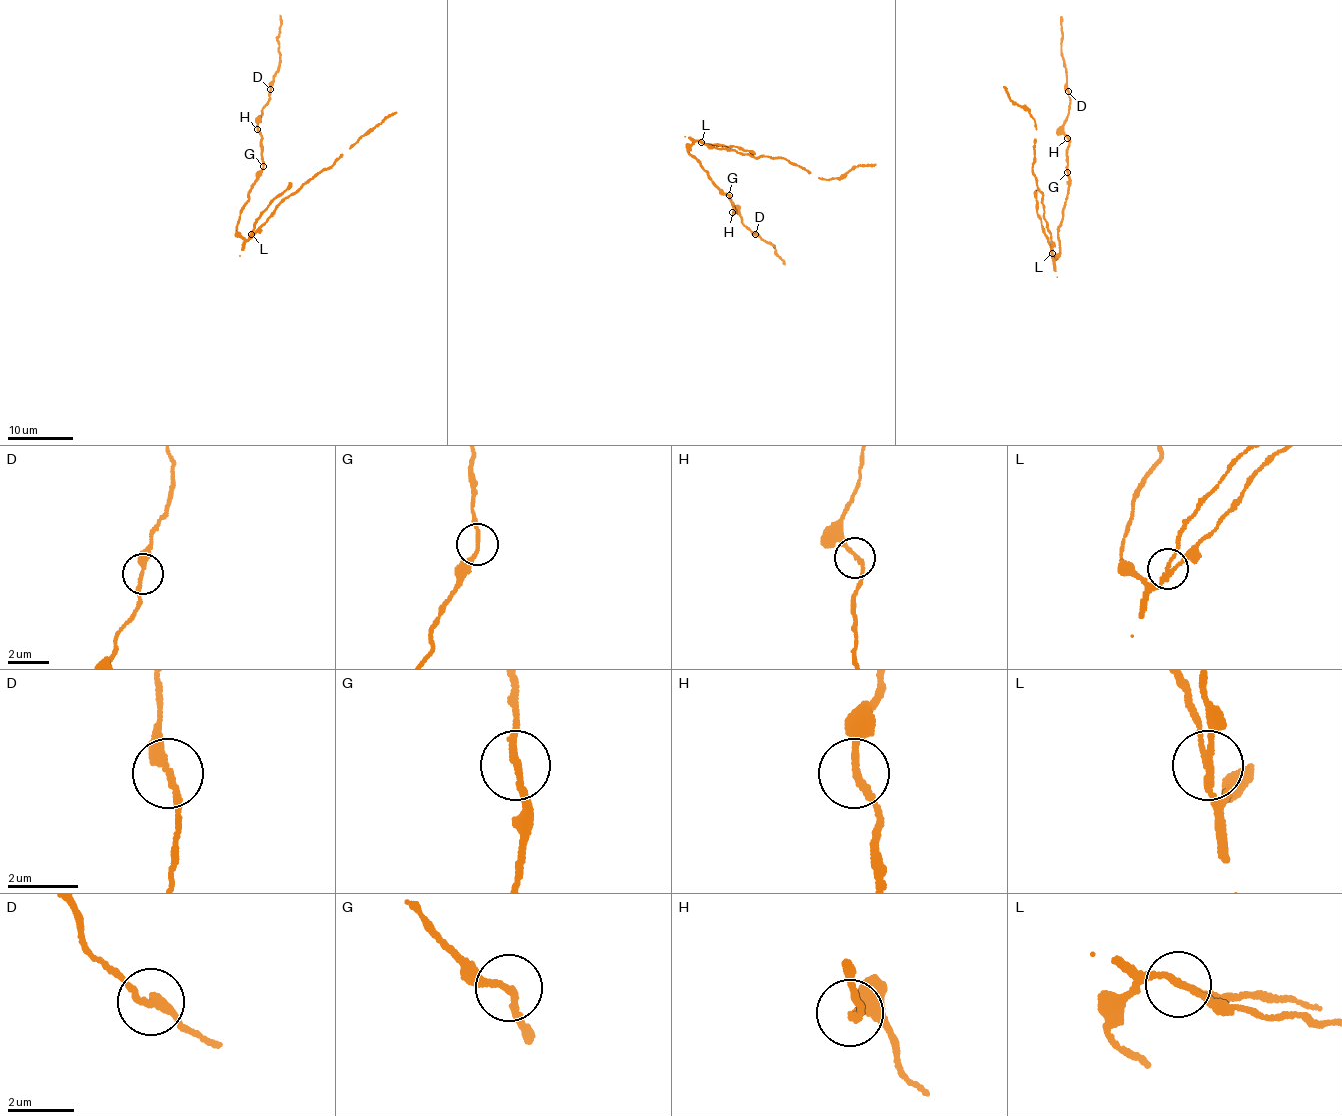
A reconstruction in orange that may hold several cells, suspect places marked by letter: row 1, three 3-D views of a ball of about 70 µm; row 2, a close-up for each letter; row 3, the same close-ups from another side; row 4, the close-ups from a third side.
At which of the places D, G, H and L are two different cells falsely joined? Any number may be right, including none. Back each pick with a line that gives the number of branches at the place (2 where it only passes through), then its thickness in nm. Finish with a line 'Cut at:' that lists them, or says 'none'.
L: 3 branches meet; 150 nm thick
Cut at: L

